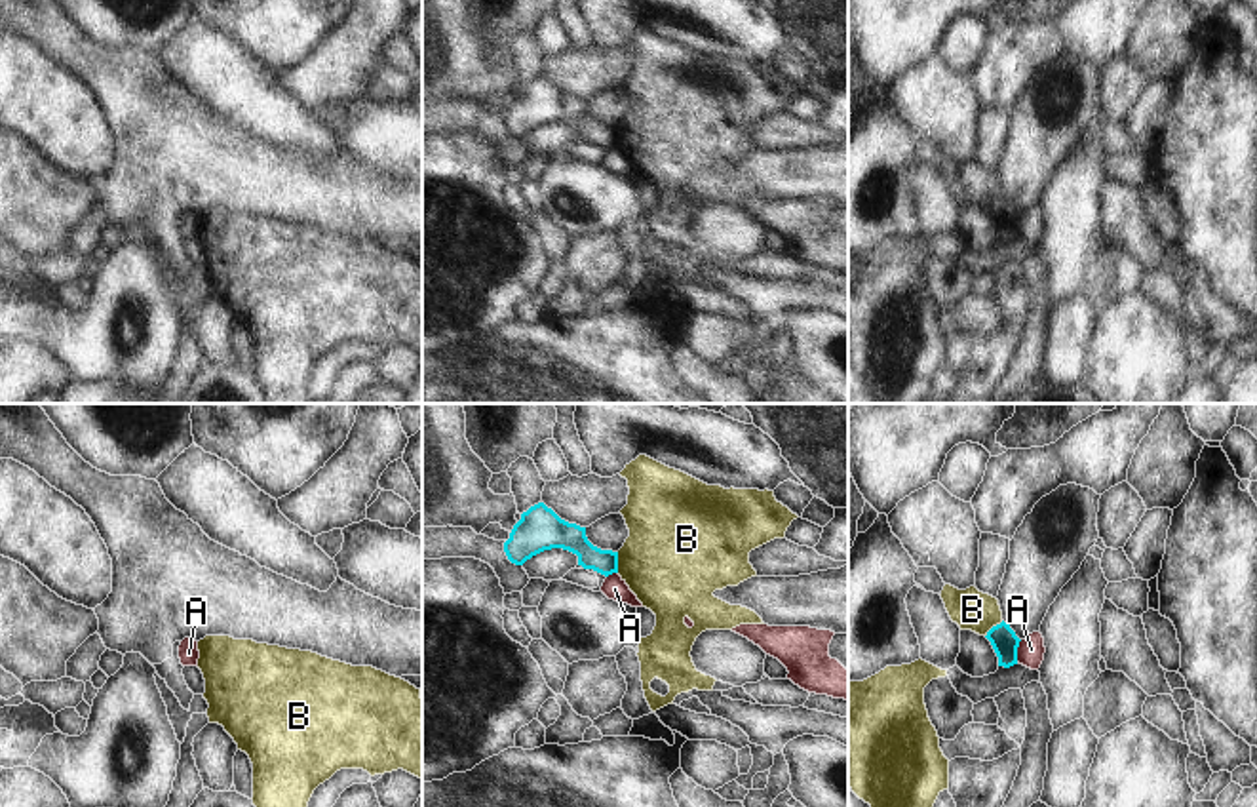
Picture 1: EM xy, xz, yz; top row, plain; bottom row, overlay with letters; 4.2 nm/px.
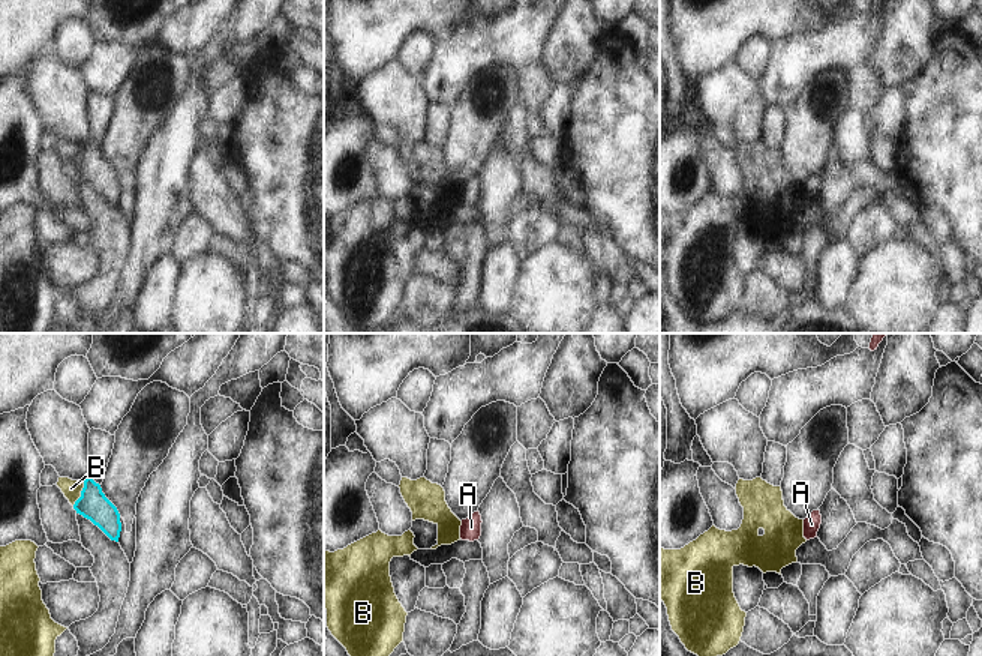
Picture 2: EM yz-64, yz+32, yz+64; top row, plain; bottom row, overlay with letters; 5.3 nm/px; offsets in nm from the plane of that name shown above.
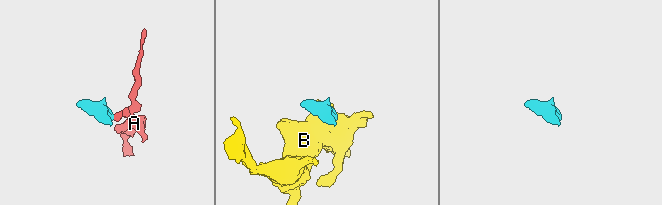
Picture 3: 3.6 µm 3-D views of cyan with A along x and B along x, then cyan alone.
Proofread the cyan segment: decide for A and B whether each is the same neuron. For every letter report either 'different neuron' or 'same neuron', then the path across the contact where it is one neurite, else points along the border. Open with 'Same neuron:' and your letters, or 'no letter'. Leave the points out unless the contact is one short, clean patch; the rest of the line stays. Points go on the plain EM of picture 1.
Same neuron: no letter
A: different neuron; border yz (1022, 214), (1016, 235)
B: different neuron; border xz (617, 126), (618, 145)

